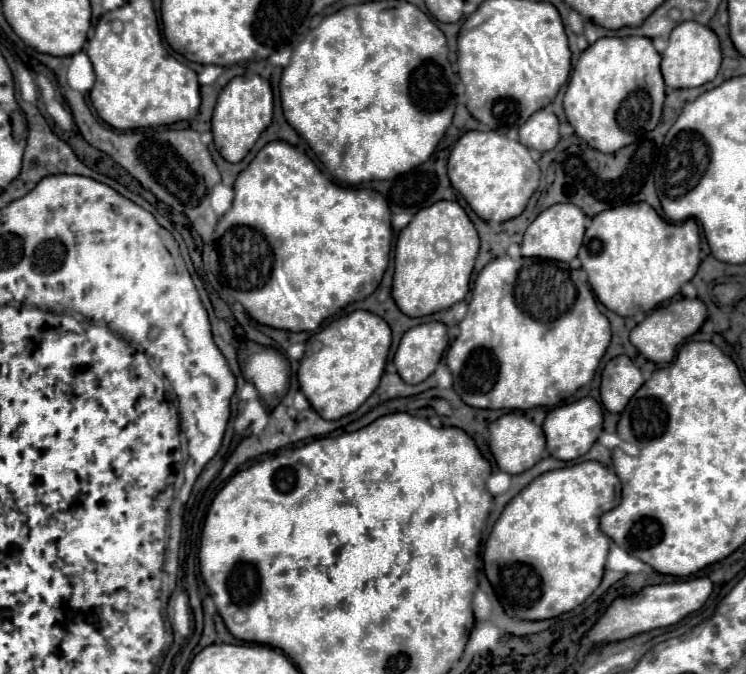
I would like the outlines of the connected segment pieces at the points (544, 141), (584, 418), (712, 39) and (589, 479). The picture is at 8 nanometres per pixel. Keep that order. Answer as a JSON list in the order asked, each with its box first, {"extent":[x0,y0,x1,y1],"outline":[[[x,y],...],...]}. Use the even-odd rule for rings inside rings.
[{"extent":[519,109,559,151],"outline":[[[541,109],[533,113],[525,125],[519,127],[519,141],[525,147],[537,149],[537,151],[551,151],[559,143],[559,121],[557,117]]]},{"extent":[543,397,603,461],"outline":[[[583,397],[579,401],[559,405],[547,413],[545,423],[543,423],[543,433],[547,439],[547,451],[555,459],[573,461],[591,449],[591,445],[597,441],[597,437],[603,431],[601,425],[603,425],[603,411],[601,411],[601,405],[593,397]]]},{"extent":[661,21,721,89],"outline":[[[683,21],[671,31],[669,45],[661,61],[661,73],[667,87],[679,89],[679,87],[699,87],[703,83],[709,83],[715,79],[719,65],[721,65],[719,39],[709,27],[697,21]]]},{"extent":[483,461,621,619],"outline":[[[583,461],[539,475],[507,503],[483,551],[487,579],[507,615],[519,619],[551,619],[575,609],[599,587],[609,553],[609,537],[599,529],[599,517],[617,507],[619,501],[621,483],[617,475],[599,461]]]}]

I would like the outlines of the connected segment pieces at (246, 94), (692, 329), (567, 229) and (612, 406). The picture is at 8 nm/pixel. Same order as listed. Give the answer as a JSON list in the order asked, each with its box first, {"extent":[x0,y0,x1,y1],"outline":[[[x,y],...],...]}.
[{"extent":[213,75,273,163],"outline":[[[259,75],[233,77],[221,91],[213,111],[213,139],[221,157],[229,163],[239,163],[255,145],[263,129],[273,119],[273,93],[267,79]]]},{"extent":[631,299,707,363],"outline":[[[679,299],[669,305],[657,307],[653,313],[645,317],[643,323],[639,323],[631,331],[631,343],[637,347],[637,351],[655,363],[669,363],[675,359],[677,347],[683,343],[683,339],[691,337],[701,329],[701,325],[707,319],[707,307],[701,299]]]},{"extent":[521,203,587,263],"outline":[[[573,203],[553,205],[549,209],[545,209],[543,213],[539,213],[539,217],[525,231],[523,243],[521,243],[521,255],[569,263],[573,257],[577,257],[577,251],[583,241],[585,225],[587,225],[587,217],[577,205],[573,205]]]},{"extent":[601,355,643,413],"outline":[[[627,355],[611,359],[601,373],[601,401],[605,409],[621,413],[643,381],[639,367]]]}]

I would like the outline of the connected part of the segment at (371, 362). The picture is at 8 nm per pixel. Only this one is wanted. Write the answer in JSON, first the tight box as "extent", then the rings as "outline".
{"extent":[297,311,391,419],"outline":[[[353,311],[347,317],[331,321],[307,341],[307,351],[297,373],[303,395],[323,419],[339,419],[353,413],[377,389],[389,347],[391,329],[379,315]]]}

